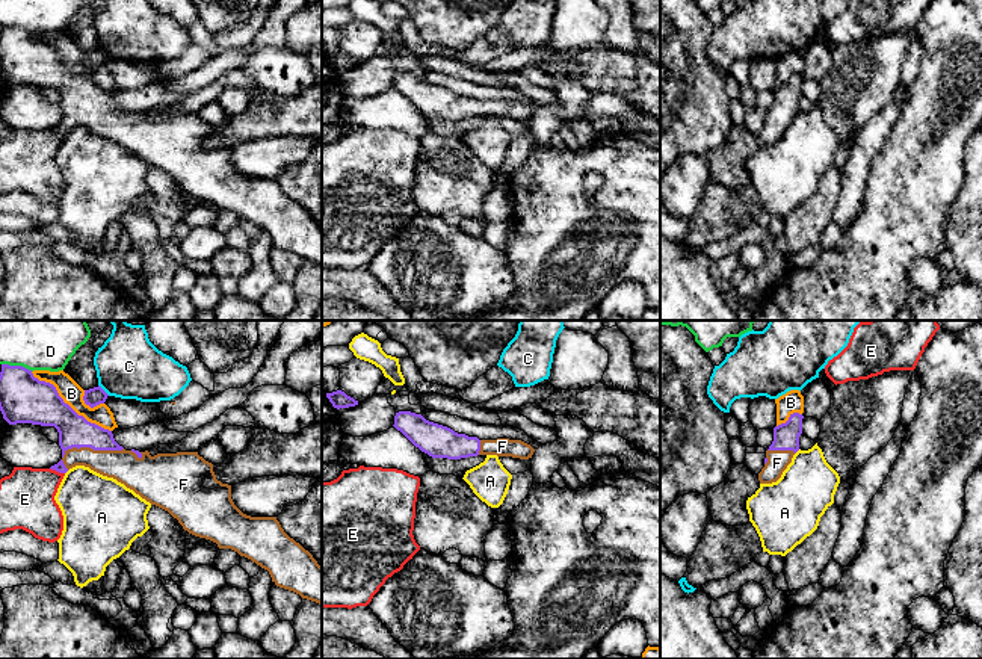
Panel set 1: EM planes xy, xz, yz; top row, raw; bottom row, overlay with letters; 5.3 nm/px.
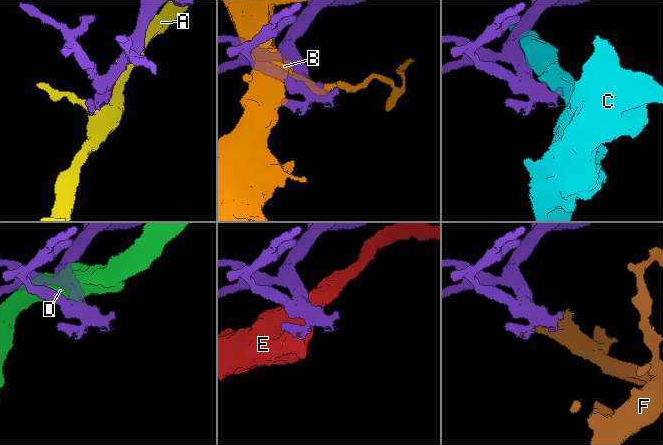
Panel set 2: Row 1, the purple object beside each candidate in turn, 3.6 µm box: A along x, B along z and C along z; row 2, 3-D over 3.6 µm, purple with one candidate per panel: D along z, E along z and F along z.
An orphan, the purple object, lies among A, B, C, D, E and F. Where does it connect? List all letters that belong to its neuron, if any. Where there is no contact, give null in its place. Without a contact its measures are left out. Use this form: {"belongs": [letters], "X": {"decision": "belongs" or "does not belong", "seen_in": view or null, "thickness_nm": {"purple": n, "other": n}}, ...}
{"belongs": ["F"], "A": {"decision": "does not belong", "seen_in": "yz", "thickness_nm": {"purple": 140, "other": 300}}, "B": {"decision": "does not belong", "seen_in": "xy", "thickness_nm": {"purple": 260, "other": 120}}, "C": {"decision": "does not belong", "seen_in": "xy", "thickness_nm": {"purple": 100, "other": 320}}, "D": {"decision": "does not belong", "seen_in": "xy", "thickness_nm": {"purple": 260, "other": 180}}, "E": {"decision": "does not belong", "seen_in": "xy", "thickness_nm": {"purple": 50, "other": 280}}, "F": {"decision": "belongs", "seen_in": "xy", "thickness_nm": {"purple": 180, "other": 170}}}

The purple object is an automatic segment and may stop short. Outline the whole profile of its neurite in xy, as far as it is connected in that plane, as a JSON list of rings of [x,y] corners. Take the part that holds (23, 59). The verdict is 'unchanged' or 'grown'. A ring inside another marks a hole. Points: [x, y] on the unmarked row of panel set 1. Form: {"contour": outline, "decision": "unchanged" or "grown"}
{"contour": [[[2,26],[0,73],[9,86],[32,85],[57,91],[62,121],[51,127],[51,131],[66,135],[76,127],[85,127],[113,139],[151,166],[168,172],[189,195],[210,201],[219,210],[237,213],[267,231],[276,248],[322,266],[322,228],[313,216],[284,193],[276,178],[243,175],[231,160],[231,147],[218,142],[213,125],[198,113],[151,118],[148,112],[125,112],[115,103],[112,92],[79,77],[63,63],[53,45],[39,42],[23,27]]], "decision": "grown"}

